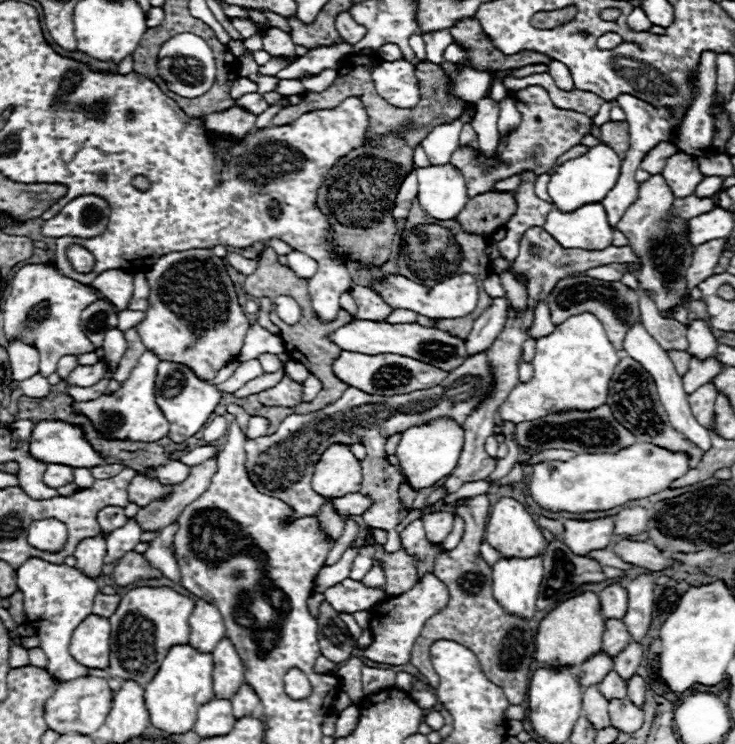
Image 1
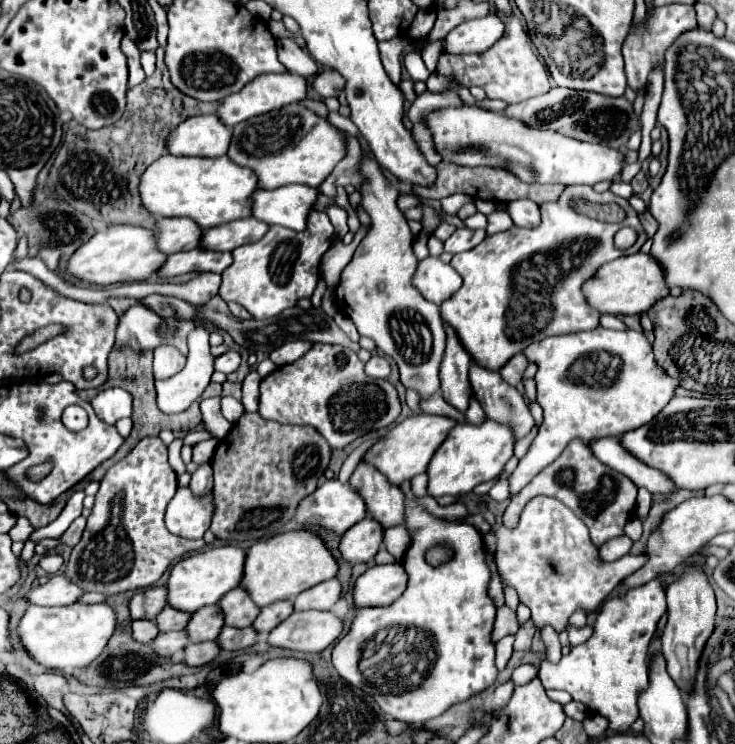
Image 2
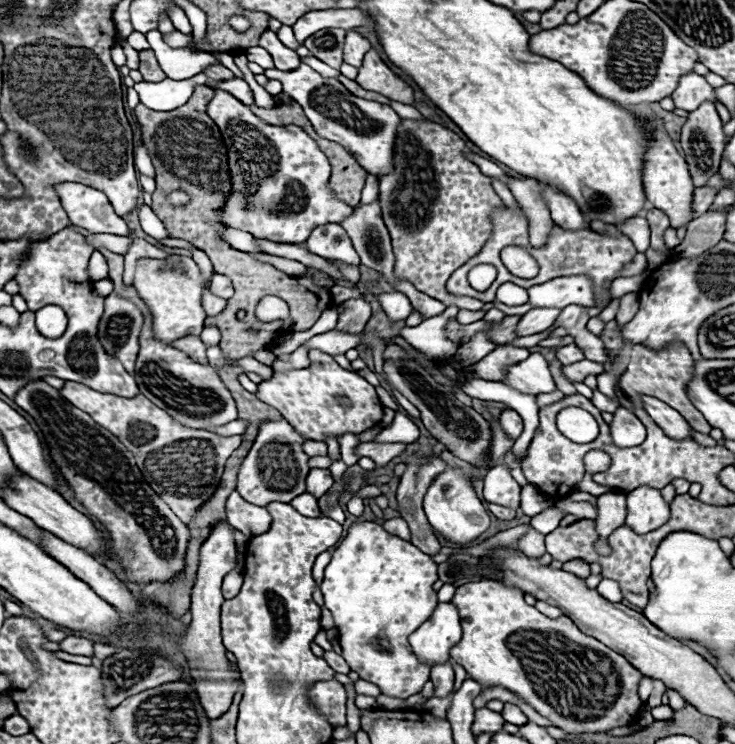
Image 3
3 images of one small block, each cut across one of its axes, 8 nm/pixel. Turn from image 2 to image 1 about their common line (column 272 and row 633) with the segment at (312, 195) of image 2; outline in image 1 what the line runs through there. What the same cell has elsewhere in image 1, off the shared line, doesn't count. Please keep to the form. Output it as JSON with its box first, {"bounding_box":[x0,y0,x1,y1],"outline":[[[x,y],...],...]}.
{"bounding_box":[188,600,226,654],"outline":[[[202,600],[196,602],[196,608],[188,618],[188,626],[190,626],[190,646],[202,654],[212,654],[212,650],[224,638],[226,632],[218,608]]]}

